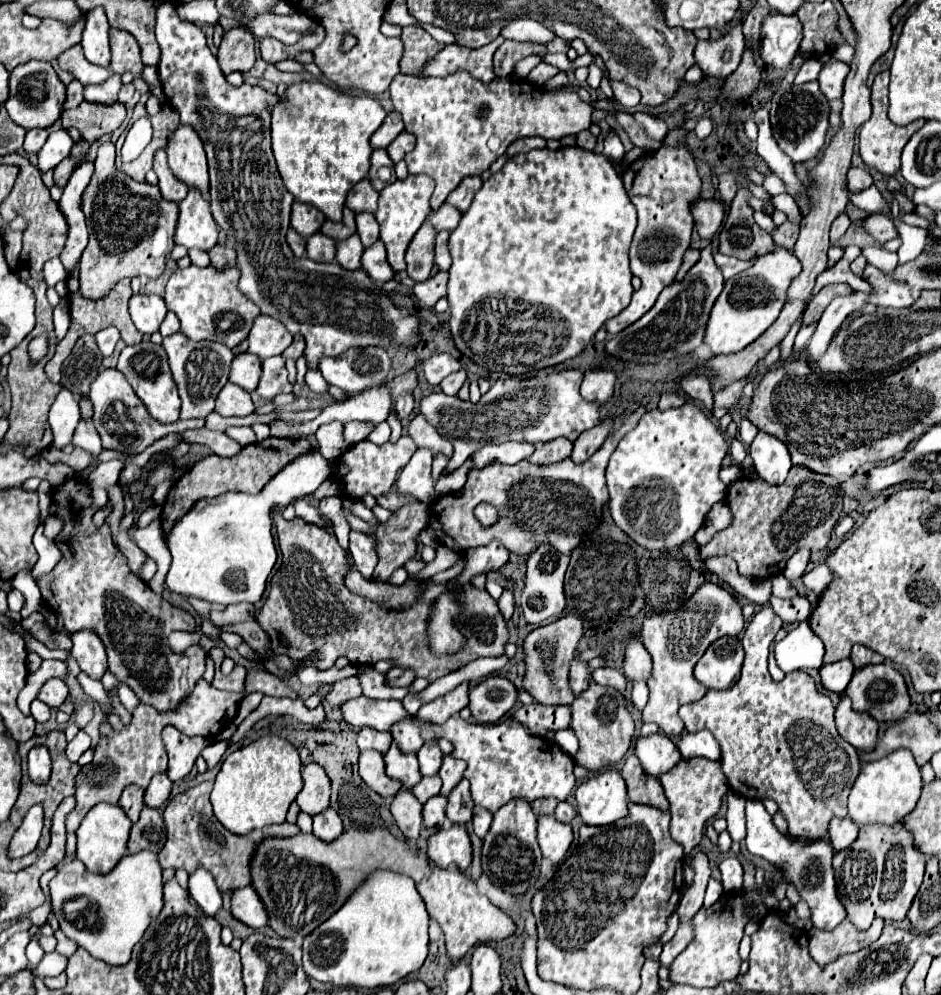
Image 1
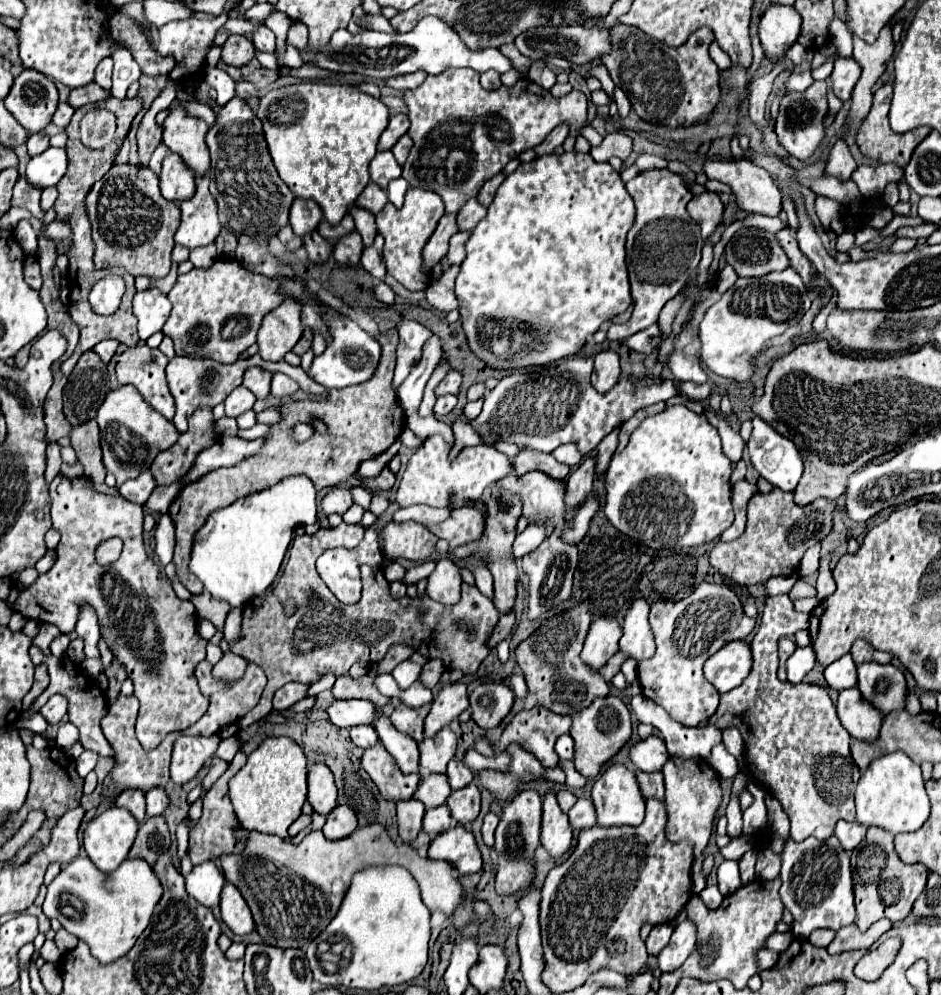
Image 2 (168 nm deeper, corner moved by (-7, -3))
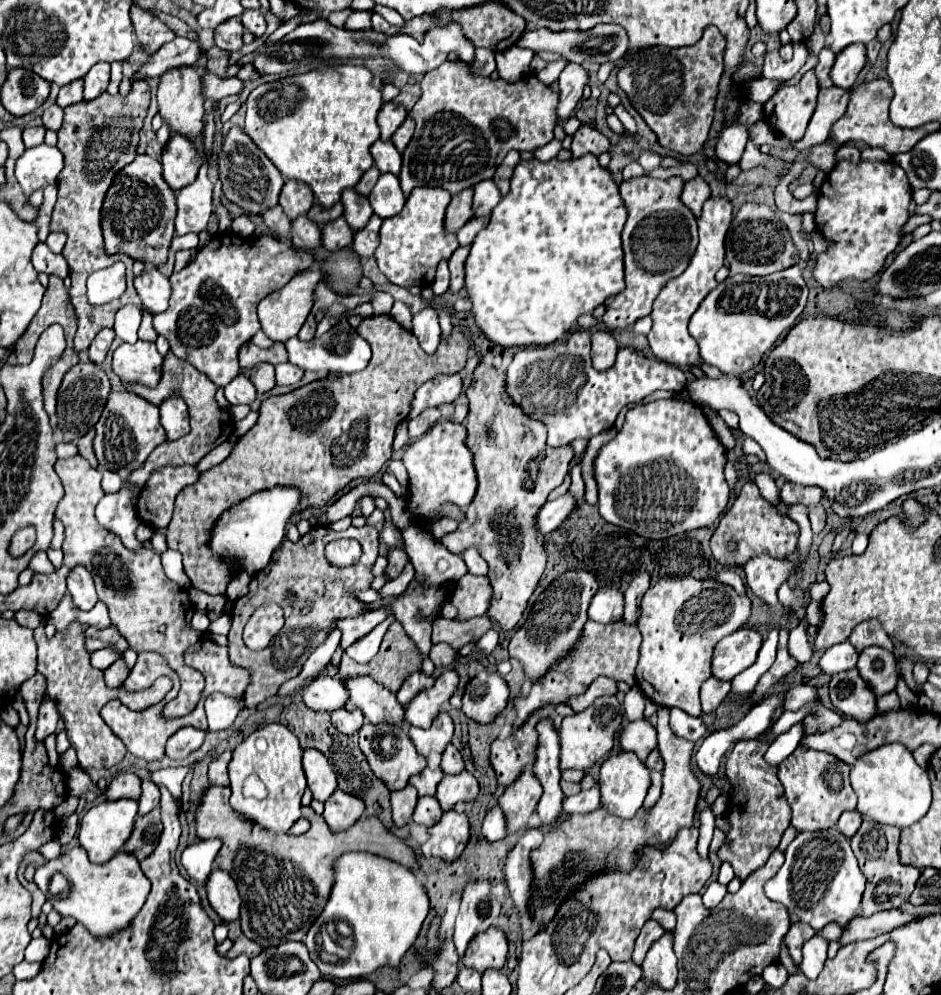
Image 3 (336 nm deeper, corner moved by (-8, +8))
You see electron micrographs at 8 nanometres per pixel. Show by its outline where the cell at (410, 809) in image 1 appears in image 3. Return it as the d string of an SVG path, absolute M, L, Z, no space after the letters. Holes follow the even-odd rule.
M411 786L391 792L391 808L393 808L395 826L405 826L411 820L417 800L419 800L419 796L417 796L415 788L411 788Z

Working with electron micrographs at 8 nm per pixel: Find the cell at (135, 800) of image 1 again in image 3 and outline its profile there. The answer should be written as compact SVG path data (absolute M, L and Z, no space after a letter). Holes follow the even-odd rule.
M131 772L119 774L103 790L103 794L105 794L107 800L119 800L119 798L139 800L139 796L141 796L141 780L135 774L131 774Z

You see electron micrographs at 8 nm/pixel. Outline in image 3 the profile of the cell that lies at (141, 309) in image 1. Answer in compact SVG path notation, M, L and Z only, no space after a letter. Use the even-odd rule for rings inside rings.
M147 266L139 276L135 276L135 290L143 300L143 306L151 310L151 314L167 310L171 296L171 282L163 272L159 272L159 268Z

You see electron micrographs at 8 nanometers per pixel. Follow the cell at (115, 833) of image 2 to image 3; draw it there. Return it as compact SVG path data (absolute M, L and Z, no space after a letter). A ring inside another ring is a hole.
M115 800L115 802L101 802L97 806L93 806L91 810L87 810L87 814L81 820L79 826L79 842L81 846L87 850L89 860L95 864L103 864L107 862L111 856L115 856L115 852L119 852L125 844L125 840L131 836L133 832L133 822L137 816L137 802L135 800Z

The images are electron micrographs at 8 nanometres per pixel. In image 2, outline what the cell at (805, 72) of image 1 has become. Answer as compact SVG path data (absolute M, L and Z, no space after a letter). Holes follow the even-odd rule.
M804 71L804 73L798 73L798 75L790 75L790 79L786 81L786 89L788 91L804 91L806 87L810 87L812 83L812 73L810 71Z

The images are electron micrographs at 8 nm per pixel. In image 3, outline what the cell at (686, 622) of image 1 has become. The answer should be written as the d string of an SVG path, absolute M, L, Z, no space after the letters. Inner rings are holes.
M661 578L641 600L637 628L643 636L635 680L643 694L667 708L681 708L691 716L701 716L699 688L711 676L711 654L715 644L739 630L751 616L751 602L731 586L715 580Z

